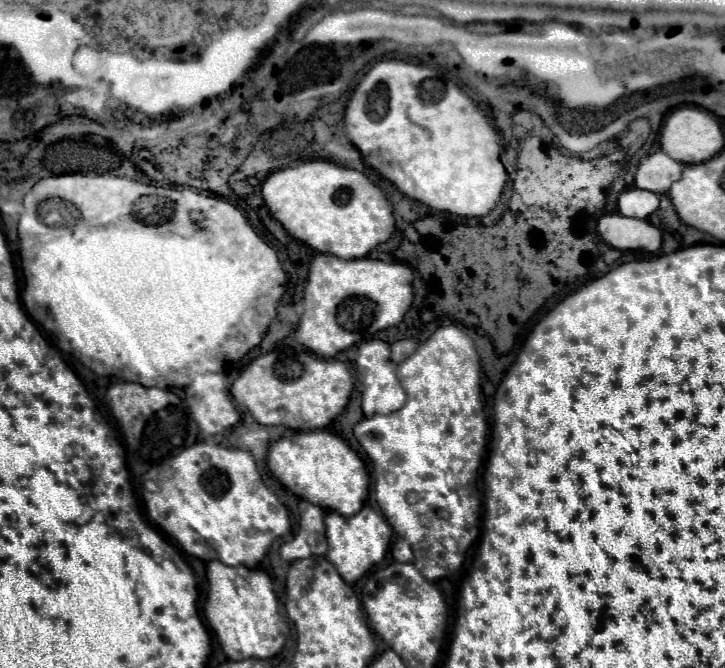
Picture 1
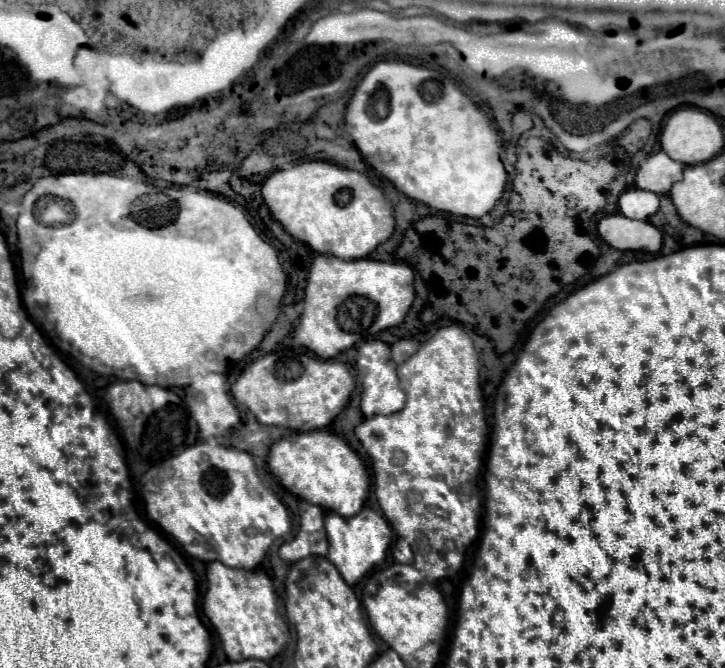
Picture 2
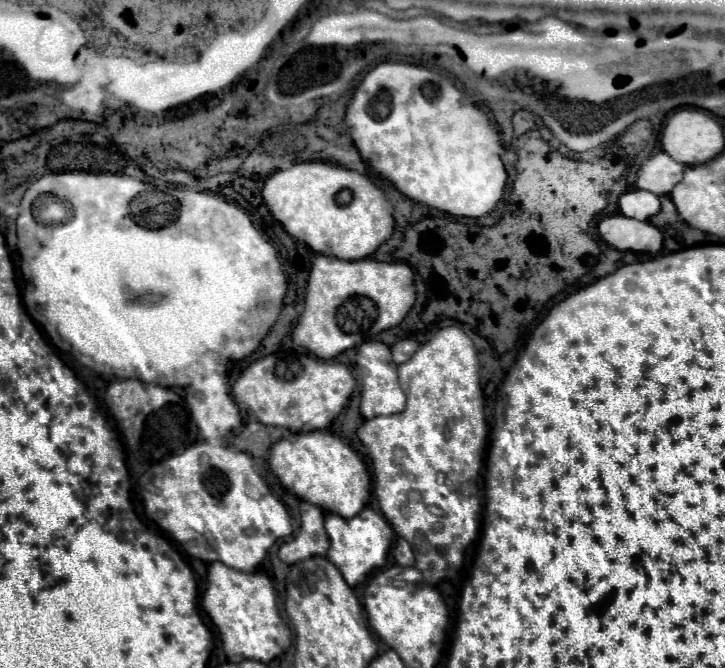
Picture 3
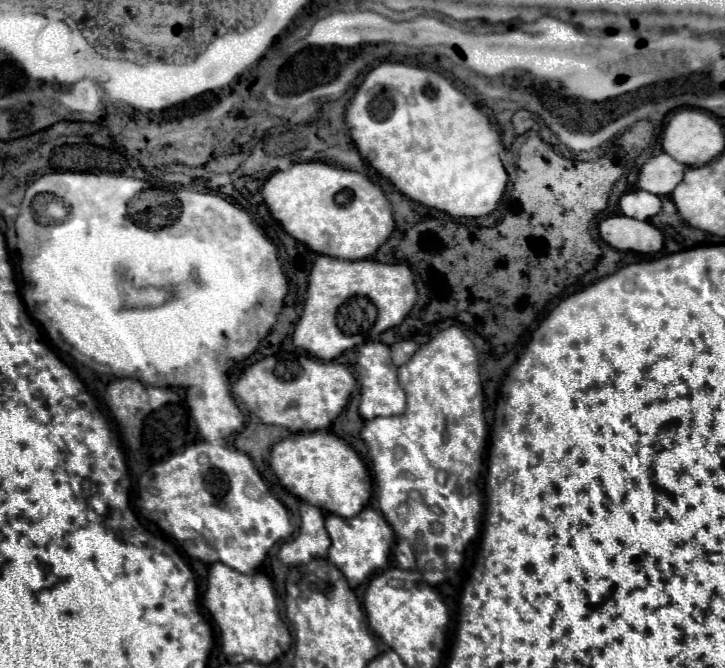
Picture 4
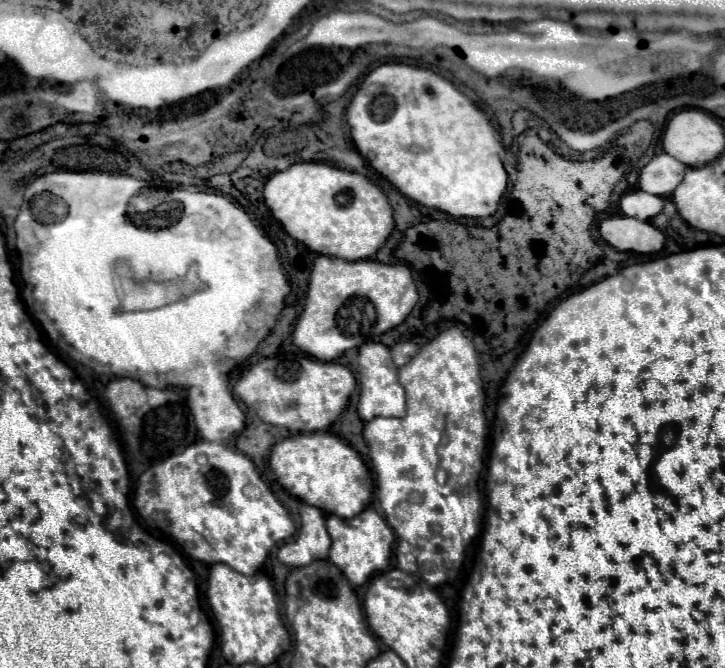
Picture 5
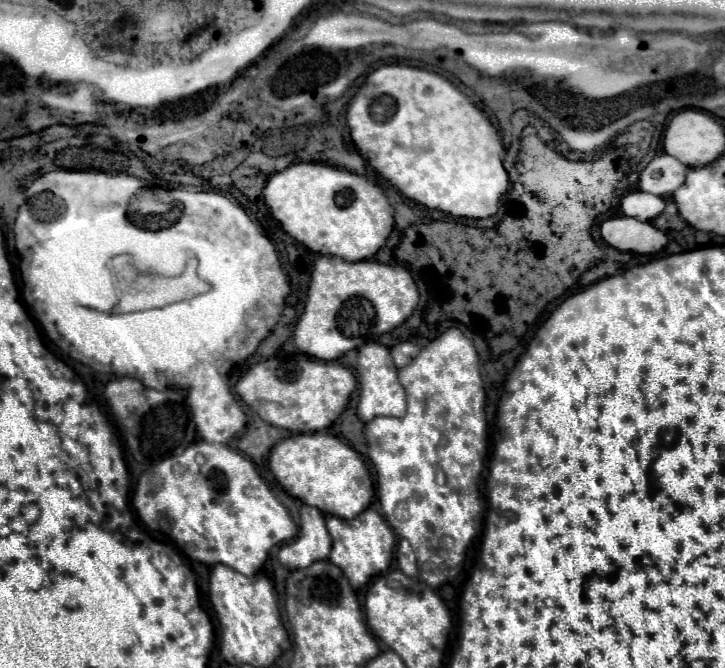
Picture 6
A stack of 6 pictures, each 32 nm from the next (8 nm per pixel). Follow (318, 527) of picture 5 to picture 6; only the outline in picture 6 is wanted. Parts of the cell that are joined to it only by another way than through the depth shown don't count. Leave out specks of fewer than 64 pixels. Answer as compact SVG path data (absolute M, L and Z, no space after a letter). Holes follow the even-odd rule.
M300 508L300 532L292 544L284 544L278 560L286 568L308 568L316 560L326 560L332 548L332 538L326 530L324 514L318 508Z

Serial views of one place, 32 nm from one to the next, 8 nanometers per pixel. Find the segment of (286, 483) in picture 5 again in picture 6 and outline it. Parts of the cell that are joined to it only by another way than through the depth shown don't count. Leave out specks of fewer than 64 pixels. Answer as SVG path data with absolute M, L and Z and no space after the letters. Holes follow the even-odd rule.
M326 432L290 436L272 448L268 464L288 494L300 498L308 506L320 508L324 514L350 520L370 506L374 494L370 472L362 456L338 436Z

